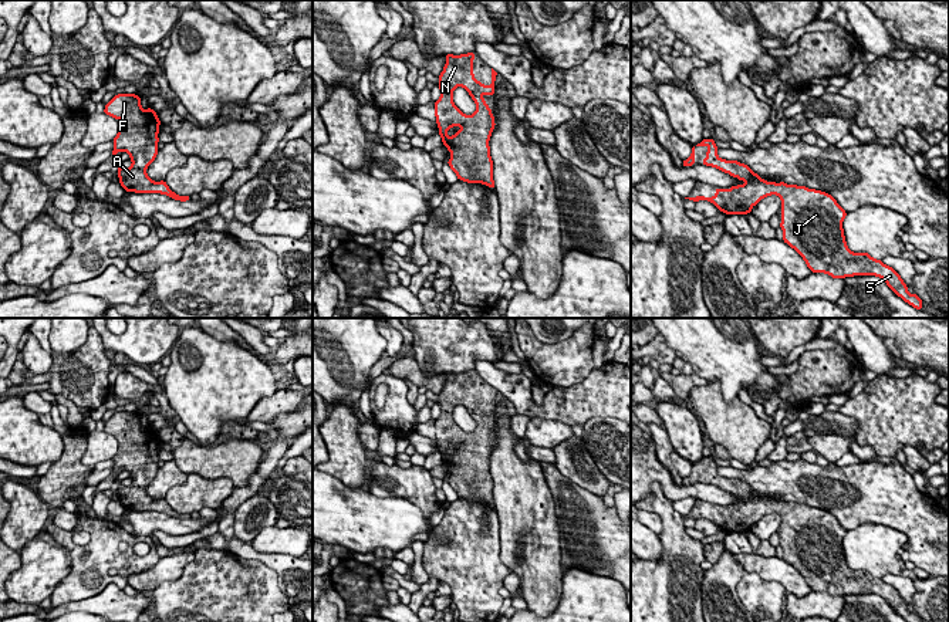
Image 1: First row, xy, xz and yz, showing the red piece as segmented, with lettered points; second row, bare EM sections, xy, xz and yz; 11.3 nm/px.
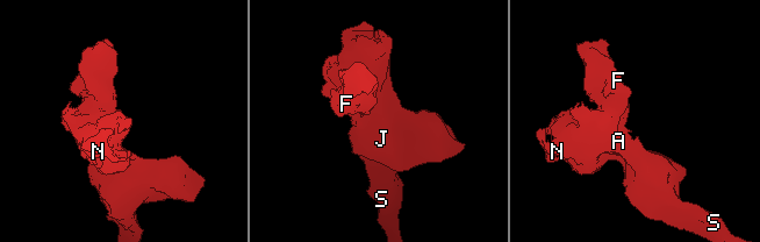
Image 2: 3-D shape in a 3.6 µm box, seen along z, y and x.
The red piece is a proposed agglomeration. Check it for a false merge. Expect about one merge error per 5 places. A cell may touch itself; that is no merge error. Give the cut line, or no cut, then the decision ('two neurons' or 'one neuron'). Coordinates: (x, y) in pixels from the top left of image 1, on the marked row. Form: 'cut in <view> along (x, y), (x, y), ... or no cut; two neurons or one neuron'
no cut; one neuron

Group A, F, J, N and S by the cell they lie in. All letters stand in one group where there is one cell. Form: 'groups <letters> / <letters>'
groups A F J N S

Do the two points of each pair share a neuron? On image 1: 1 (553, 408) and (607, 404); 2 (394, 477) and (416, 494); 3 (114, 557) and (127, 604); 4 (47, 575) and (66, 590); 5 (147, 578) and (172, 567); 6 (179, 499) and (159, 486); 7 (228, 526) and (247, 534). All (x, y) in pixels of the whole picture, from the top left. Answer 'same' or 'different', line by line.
1: same
2: same
3: different
4: different
5: same
6: different
7: different

